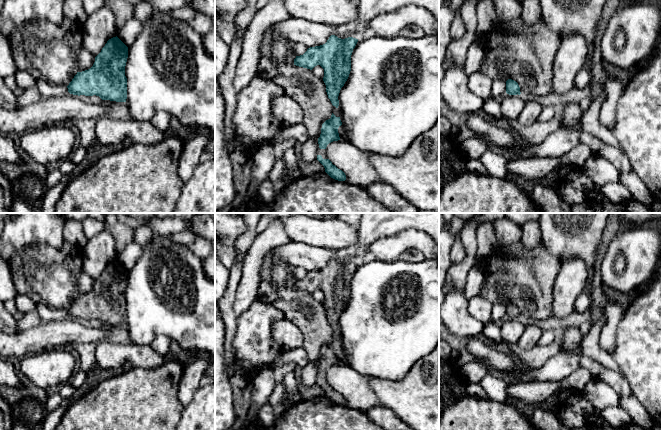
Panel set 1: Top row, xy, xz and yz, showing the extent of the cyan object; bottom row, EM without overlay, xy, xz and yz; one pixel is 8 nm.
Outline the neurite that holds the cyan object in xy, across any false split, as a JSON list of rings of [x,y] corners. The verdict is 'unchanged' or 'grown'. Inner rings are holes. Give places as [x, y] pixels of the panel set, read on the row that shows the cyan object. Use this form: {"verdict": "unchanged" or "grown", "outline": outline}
{"verdict": "unchanged", "outline": [[[116,36],[107,41],[95,57],[93,66],[77,72],[67,86],[73,95],[99,96],[102,100],[126,102],[125,66],[128,47]]]}

